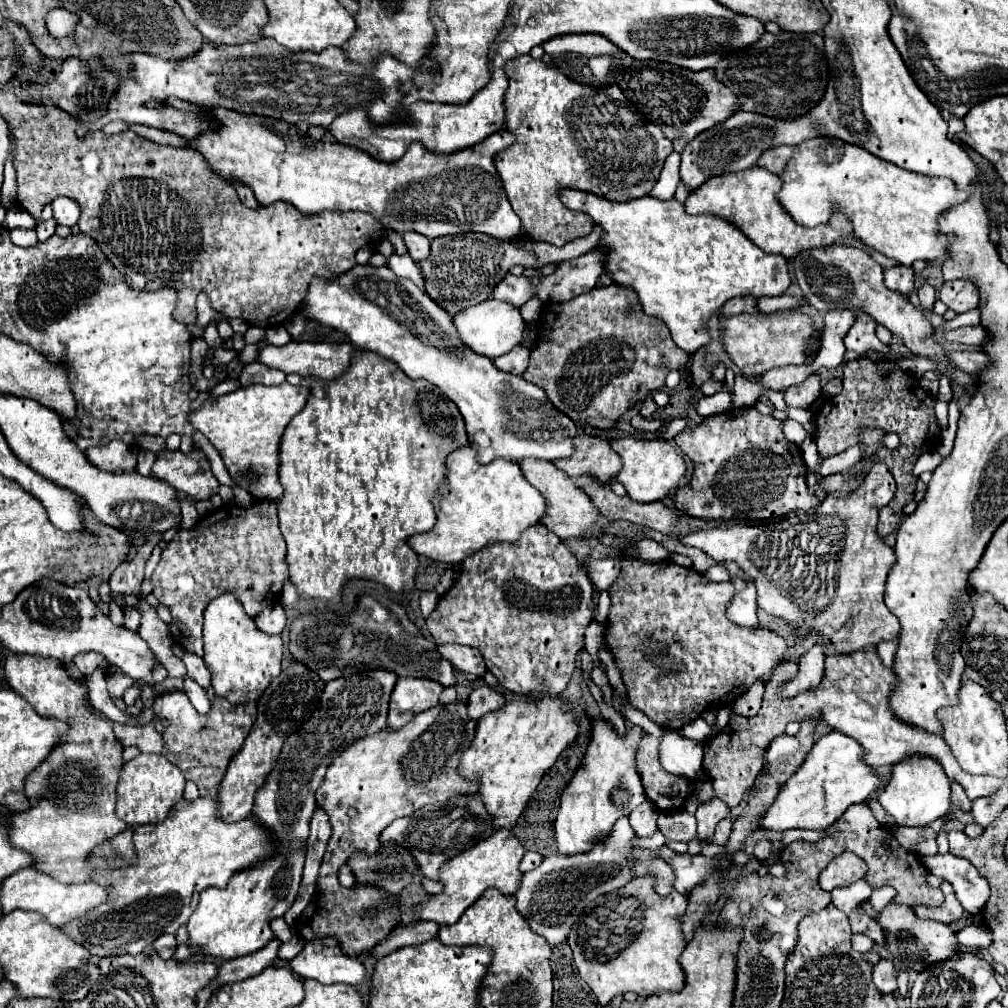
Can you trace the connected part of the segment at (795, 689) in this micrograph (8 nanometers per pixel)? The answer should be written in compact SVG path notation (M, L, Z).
M812 647L804 657L800 657L800 671L792 683L784 687L784 695L792 697L816 687L823 677L825 658L822 647Z

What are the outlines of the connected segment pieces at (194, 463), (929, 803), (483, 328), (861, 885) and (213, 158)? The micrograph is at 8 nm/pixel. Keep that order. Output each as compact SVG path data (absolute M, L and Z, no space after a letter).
M192 449L190 453L182 451L160 451L152 467L154 477L172 483L176 491L186 493L194 501L206 501L218 493L218 479L210 471L210 461L202 449Z
M914 755L892 765L892 777L878 795L878 803L896 819L898 825L928 825L944 817L950 807L950 779L944 775L944 769L936 759Z
M490 299L486 303L480 303L480 305L472 305L468 307L466 311L460 311L456 313L454 317L454 325L460 333L460 339L476 353L480 355L486 355L490 359L496 359L504 353L508 353L514 345L524 345L524 343L530 343L530 339L524 339L524 333L528 329L526 321L522 319L520 315L520 309L518 307L512 307L510 303L504 303L504 301L496 301L496 299Z
M863 878L852 887L844 887L844 891L834 889L832 891L832 905L838 907L840 911L844 911L846 915L850 915L850 911L856 909L862 901L866 901L870 897L870 893L872 893L872 887Z
M222 107L212 111L212 119L220 119L220 131L204 131L204 135L196 135L196 139L186 139L188 147L198 151L208 167L226 179L226 183L242 183L250 187L260 205L286 201L308 215L322 211L364 211L374 215L386 229L396 233L416 231L428 239L468 231L486 233L498 239L516 239L522 231L522 223L512 211L494 167L496 153L516 141L506 129L496 131L496 135L490 135L484 143L476 143L476 147L468 147L468 151L456 151L456 155L432 155L432 151L424 151L420 143L412 143L404 153L404 159L398 159L396 163L380 163L368 153L340 143L316 143L310 137L302 141L302 133L296 127L288 127L284 121L258 119Z

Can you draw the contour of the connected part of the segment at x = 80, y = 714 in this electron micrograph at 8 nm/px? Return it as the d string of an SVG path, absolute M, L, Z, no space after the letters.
M8 655L4 671L10 689L24 697L40 717L56 717L70 725L70 731L60 737L60 743L56 743L52 755L44 759L42 767L28 775L24 791L30 801L30 809L22 815L24 819L10 819L8 839L14 847L28 851L32 859L36 859L36 863L32 865L36 871L44 871L60 883L84 883L94 873L94 867L90 863L92 849L100 845L104 839L112 839L114 835L126 829L126 823L120 821L114 813L116 785L122 767L124 747L116 739L110 719L98 713L88 703L88 689L76 683L58 659L40 659L36 655Z

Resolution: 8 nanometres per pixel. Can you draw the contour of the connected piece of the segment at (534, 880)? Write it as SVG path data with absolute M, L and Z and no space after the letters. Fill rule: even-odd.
M622 817L612 829L610 839L592 847L592 851L584 855L550 855L536 869L524 873L514 897L516 897L516 909L526 919L530 929L546 937L550 945L566 941L572 923L578 919L580 911L590 901L594 901L600 895L612 893L634 879L628 857L632 855L634 837L636 833L630 827L628 817Z

